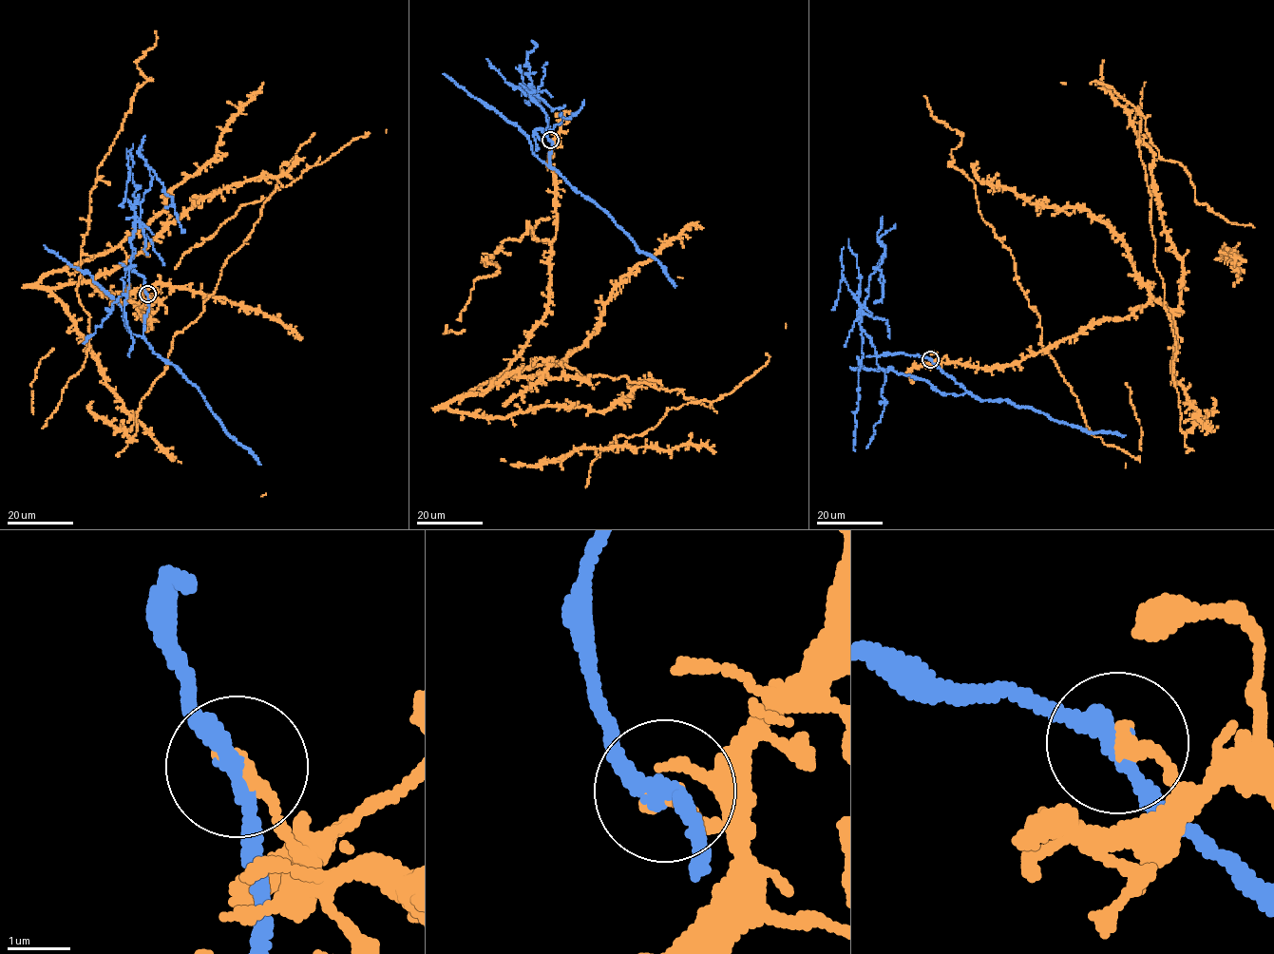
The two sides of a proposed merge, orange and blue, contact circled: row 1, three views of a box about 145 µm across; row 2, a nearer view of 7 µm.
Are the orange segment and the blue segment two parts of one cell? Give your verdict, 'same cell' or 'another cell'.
another cell

